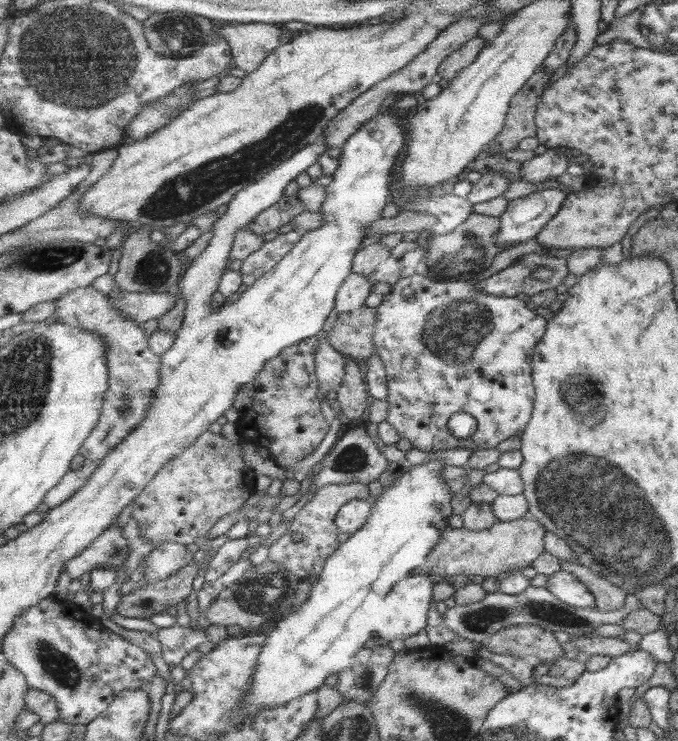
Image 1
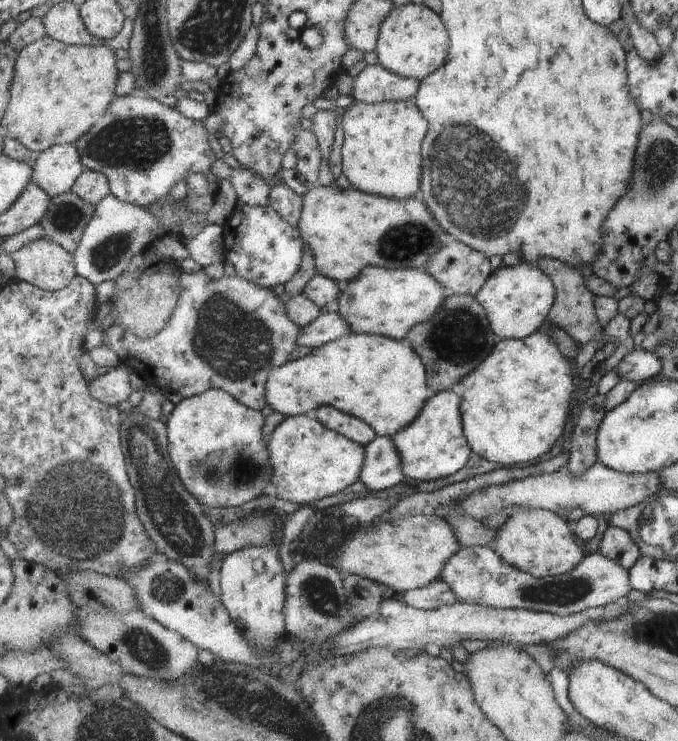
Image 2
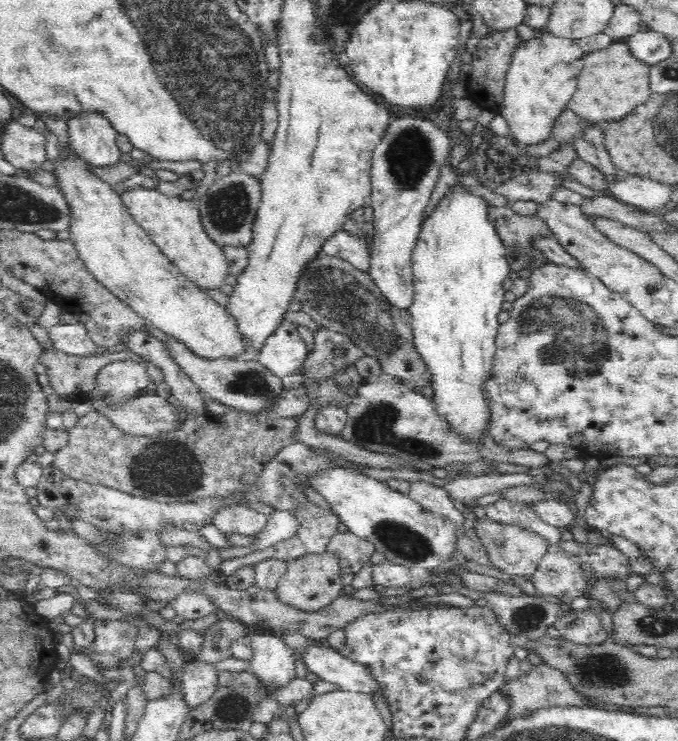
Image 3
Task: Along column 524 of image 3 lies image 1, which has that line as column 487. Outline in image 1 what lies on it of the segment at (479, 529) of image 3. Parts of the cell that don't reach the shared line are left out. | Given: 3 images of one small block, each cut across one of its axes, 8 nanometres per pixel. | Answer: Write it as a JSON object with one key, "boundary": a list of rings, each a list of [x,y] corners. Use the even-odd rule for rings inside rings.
{"boundary":[[[531,516],[508,522],[499,520],[488,530],[470,530],[467,526],[448,527],[441,541],[434,547],[425,568],[414,572],[414,576],[427,573],[443,576],[448,580],[458,575],[481,579],[533,566],[546,553],[547,530],[547,526]]]}

